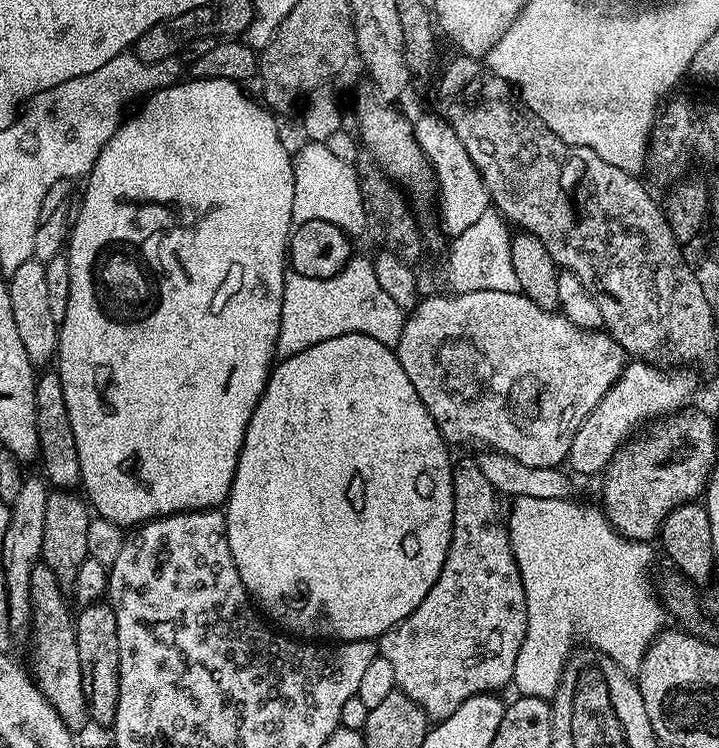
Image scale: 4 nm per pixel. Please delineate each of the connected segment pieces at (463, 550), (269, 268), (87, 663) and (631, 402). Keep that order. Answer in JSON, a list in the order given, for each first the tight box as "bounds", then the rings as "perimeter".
[{"bounds":[378,459,526,722],"perimeter":[[[457,459],[452,470],[452,489],[452,541],[442,574],[438,574],[438,582],[430,586],[430,594],[422,598],[418,610],[386,630],[378,640],[379,655],[394,666],[397,689],[405,692],[432,722],[450,718],[466,698],[477,696],[479,692],[496,694],[501,691],[499,688],[509,687],[514,661],[518,659],[518,650],[526,634],[526,594],[502,519],[502,508],[500,512],[496,505],[498,493],[495,486],[486,474],[482,474],[482,466],[475,459]]]},{"bounds":[58,80,294,530],"perimeter":[[[186,80],[156,89],[106,142],[86,177],[88,189],[84,192],[80,213],[77,216],[75,213],[66,245],[70,262],[70,302],[66,304],[64,319],[58,324],[58,371],[62,378],[62,394],[66,394],[66,410],[70,410],[74,442],[78,442],[80,483],[91,511],[125,530],[179,512],[219,509],[227,501],[246,438],[246,426],[250,426],[250,418],[277,359],[286,257],[294,227],[294,156],[291,151],[288,153],[275,118],[258,101],[251,100],[237,81]]]},{"bounds":[74,602,120,729],"perimeter":[[[97,602],[81,607],[74,616],[78,662],[82,666],[82,690],[86,694],[88,714],[93,725],[111,729],[118,714],[118,686],[120,685],[120,659],[118,658],[118,618],[114,618],[112,605]]]},{"bounds":[566,358,696,476],"perimeter":[[[639,358],[625,363],[616,384],[610,386],[602,402],[598,402],[598,406],[590,410],[586,422],[582,422],[582,426],[578,426],[578,434],[574,434],[574,442],[570,446],[566,461],[567,467],[573,473],[581,472],[584,476],[591,472],[603,473],[614,453],[624,447],[629,437],[635,433],[632,432],[635,428],[642,427],[647,420],[659,421],[691,405],[688,403],[696,392],[696,380],[688,373],[691,371],[684,366],[673,367],[673,372],[667,372],[664,368],[667,367]]]}]

